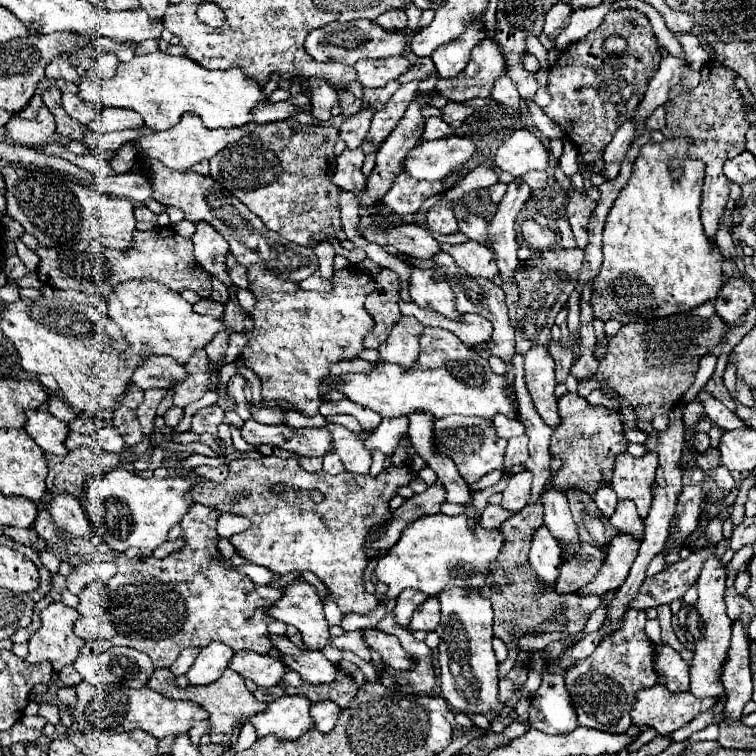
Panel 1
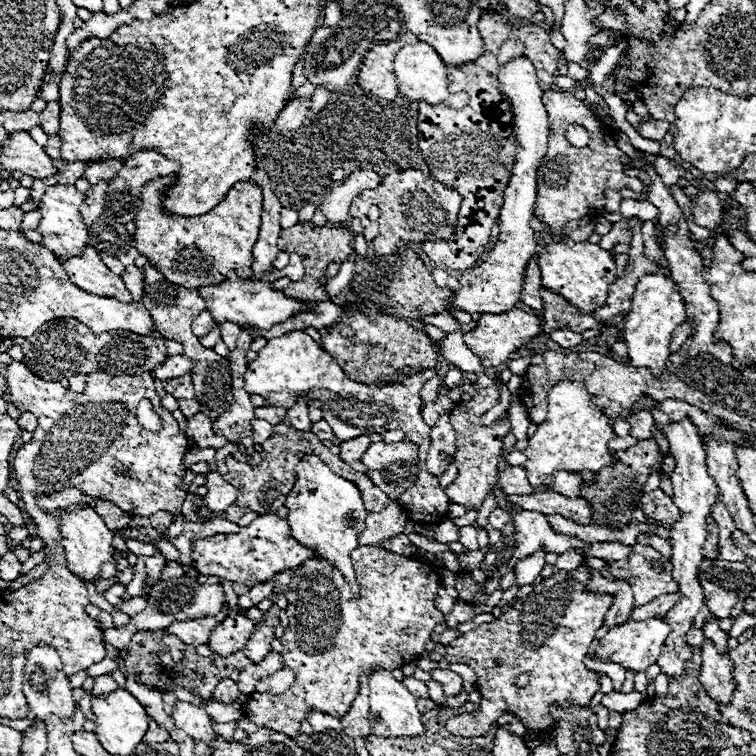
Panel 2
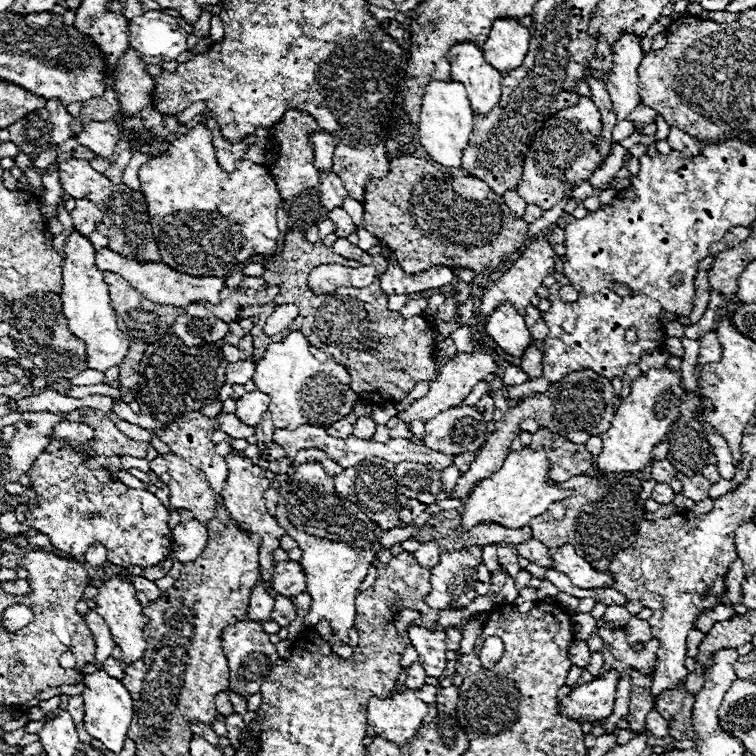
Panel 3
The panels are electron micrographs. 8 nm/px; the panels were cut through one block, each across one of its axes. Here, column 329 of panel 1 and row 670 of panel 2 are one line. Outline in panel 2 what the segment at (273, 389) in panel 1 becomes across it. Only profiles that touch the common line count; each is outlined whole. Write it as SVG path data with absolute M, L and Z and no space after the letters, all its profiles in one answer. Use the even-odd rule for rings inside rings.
M372 544L358 546L354 550L354 568L360 582L358 598L352 596L348 582L326 560L316 560L316 558L306 560L294 572L286 596L300 596L300 598L290 602L286 608L288 616L294 620L290 620L284 636L280 638L284 646L280 654L284 658L284 666L288 666L296 674L296 680L292 688L286 690L282 696L262 694L262 692L252 692L248 696L244 716L248 716L248 720L254 722L258 728L270 728L288 736L298 736L300 722L304 722L312 710L342 718L358 694L360 676L364 672L372 668L384 668L384 670L402 668L404 664L418 660L420 656L426 654L426 644L430 642L430 634L434 632L434 626L438 622L444 622L444 614L434 604L440 586L439 568L422 561L418 562L412 557L406 558L394 554L390 550Z

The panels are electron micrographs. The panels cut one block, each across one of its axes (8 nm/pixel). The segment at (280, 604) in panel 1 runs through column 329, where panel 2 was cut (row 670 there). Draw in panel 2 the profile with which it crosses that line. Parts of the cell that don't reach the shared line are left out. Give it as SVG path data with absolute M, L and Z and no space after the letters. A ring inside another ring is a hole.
M650 618L650 620L638 620L638 622L624 622L616 628L612 628L602 640L596 650L596 660L600 662L612 662L618 664L624 670L636 672L646 672L652 664L656 664L664 640L670 632L670 626L662 618Z

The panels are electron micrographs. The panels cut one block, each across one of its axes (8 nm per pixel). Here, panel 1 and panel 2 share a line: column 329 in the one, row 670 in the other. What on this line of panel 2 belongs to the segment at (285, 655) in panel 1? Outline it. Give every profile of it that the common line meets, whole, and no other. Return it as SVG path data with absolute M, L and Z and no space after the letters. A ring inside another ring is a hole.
M690 420L670 422L664 428L664 436L668 438L670 452L676 460L676 468L670 478L674 486L672 500L680 510L680 520L676 520L676 524L670 526L670 538L672 538L670 562L672 562L672 576L676 576L678 592L682 600L676 602L664 616L664 622L672 626L672 632L664 642L664 648L658 658L658 666L662 674L666 674L668 678L676 678L682 674L684 664L692 658L692 646L686 644L686 632L692 628L692 620L696 612L704 606L704 592L698 582L698 568L702 564L702 546L708 536L706 516L710 516L710 506L718 500L718 488L706 470L706 450L704 450L702 436L696 432L696 426Z

